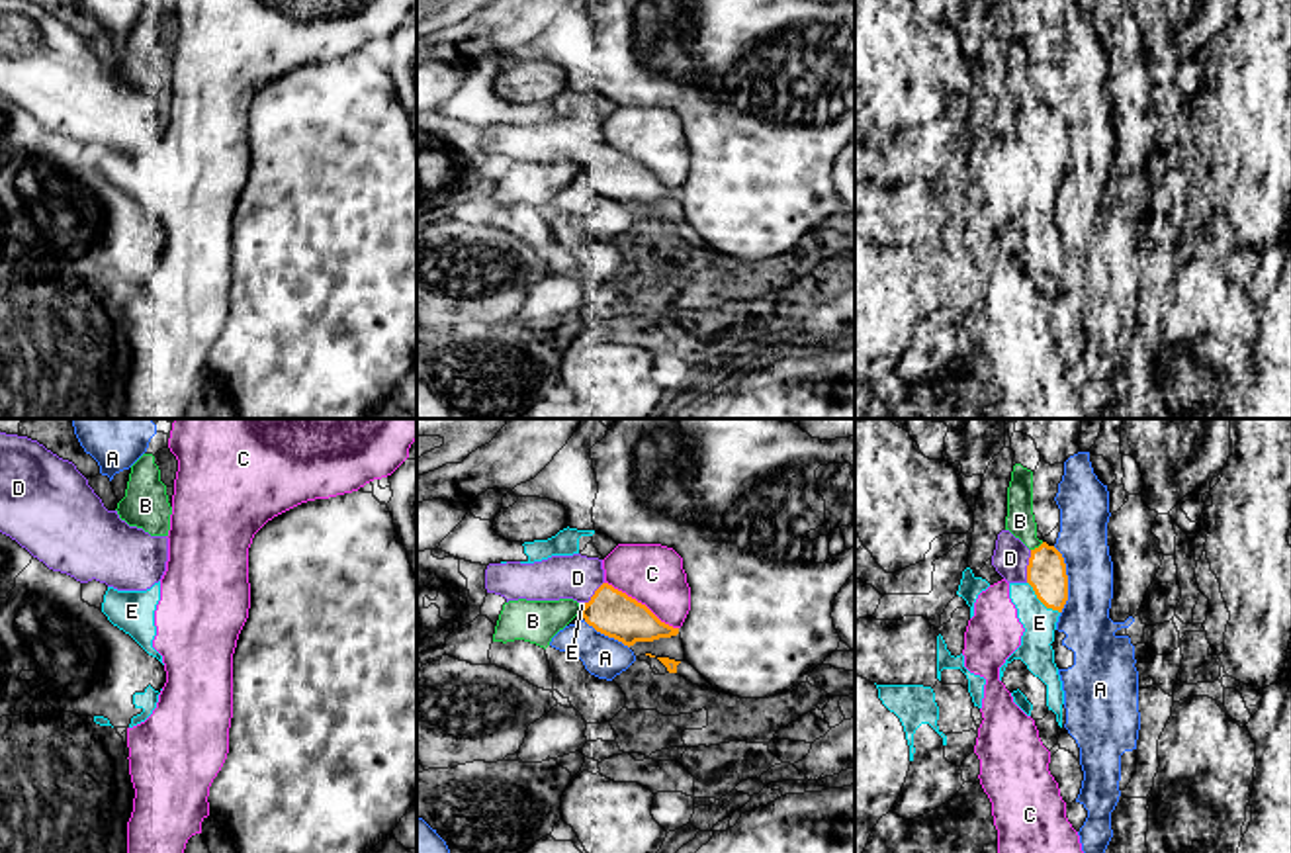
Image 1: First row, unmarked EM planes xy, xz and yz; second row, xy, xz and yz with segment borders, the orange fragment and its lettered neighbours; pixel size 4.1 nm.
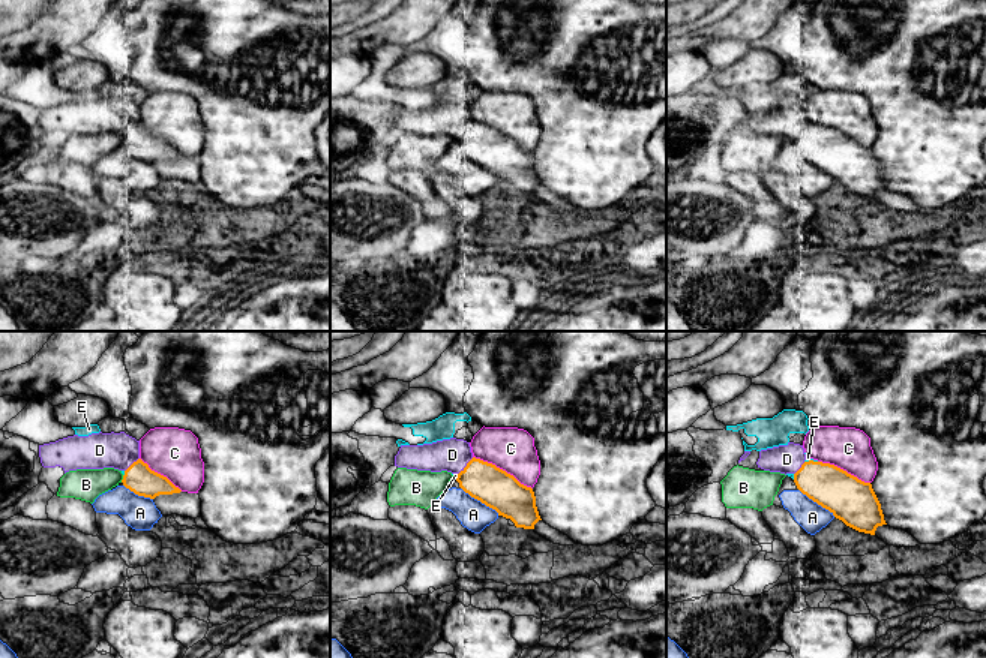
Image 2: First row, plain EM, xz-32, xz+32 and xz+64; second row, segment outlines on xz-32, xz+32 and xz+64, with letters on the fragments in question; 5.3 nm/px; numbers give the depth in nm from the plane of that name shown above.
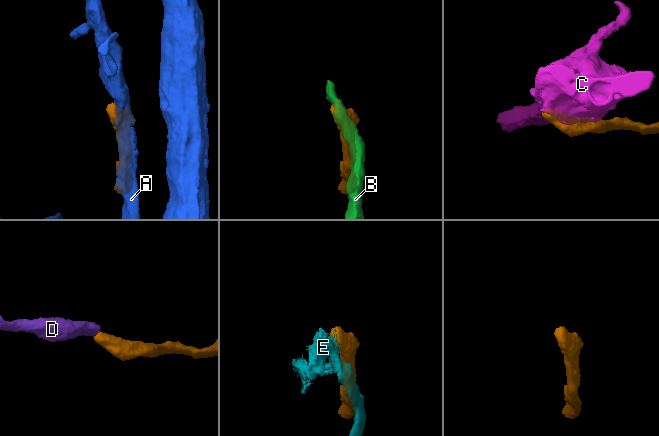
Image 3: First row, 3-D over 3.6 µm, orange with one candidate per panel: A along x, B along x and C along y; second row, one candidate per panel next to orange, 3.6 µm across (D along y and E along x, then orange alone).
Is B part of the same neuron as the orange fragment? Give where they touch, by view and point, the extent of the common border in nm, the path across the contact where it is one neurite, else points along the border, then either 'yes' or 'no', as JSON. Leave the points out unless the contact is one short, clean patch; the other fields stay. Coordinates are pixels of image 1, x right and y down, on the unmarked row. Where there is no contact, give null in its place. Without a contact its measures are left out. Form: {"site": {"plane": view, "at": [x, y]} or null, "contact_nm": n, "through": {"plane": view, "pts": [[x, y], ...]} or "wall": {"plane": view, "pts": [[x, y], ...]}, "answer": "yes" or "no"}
{"site": {"plane": "yz", "at": [1039, 108]}, "contact_nm": 70, "answer": "no"}

